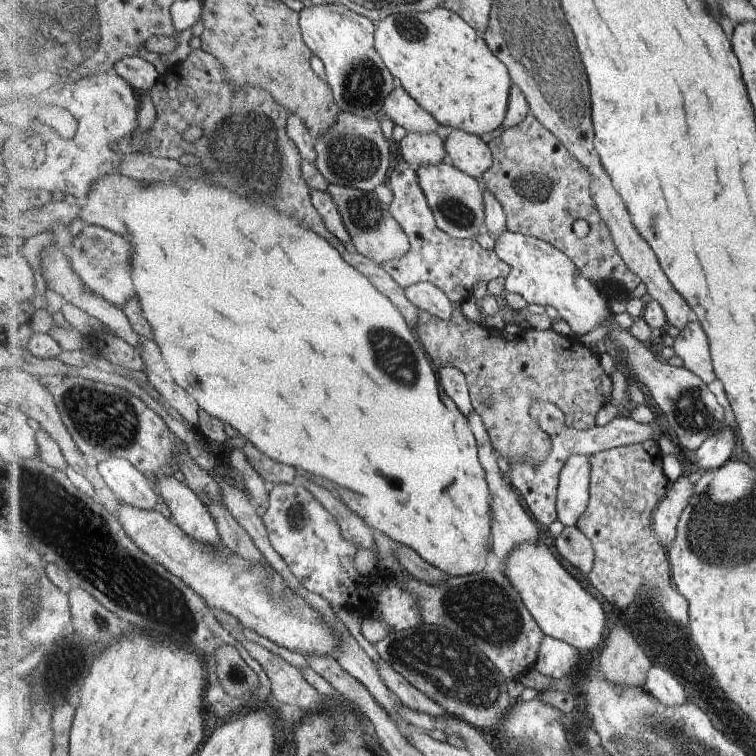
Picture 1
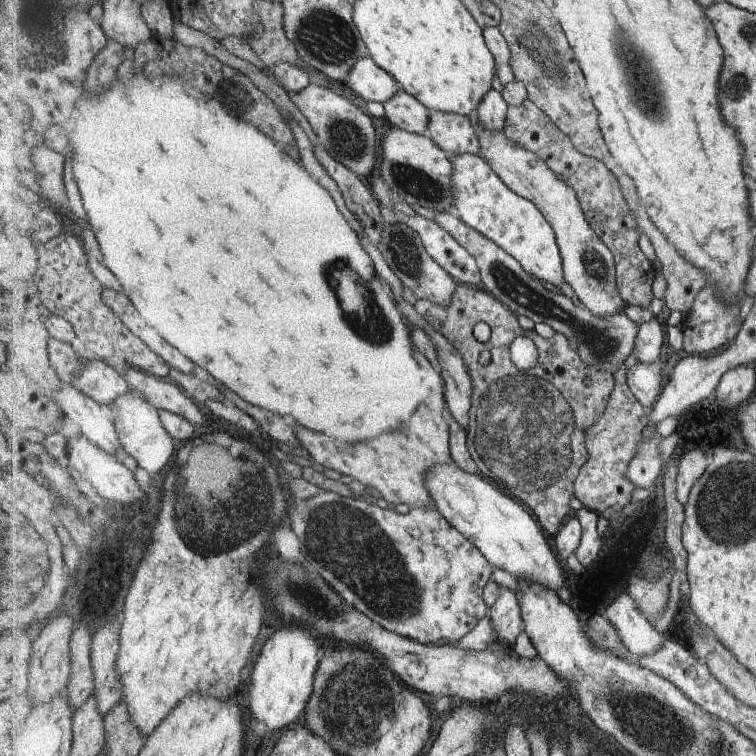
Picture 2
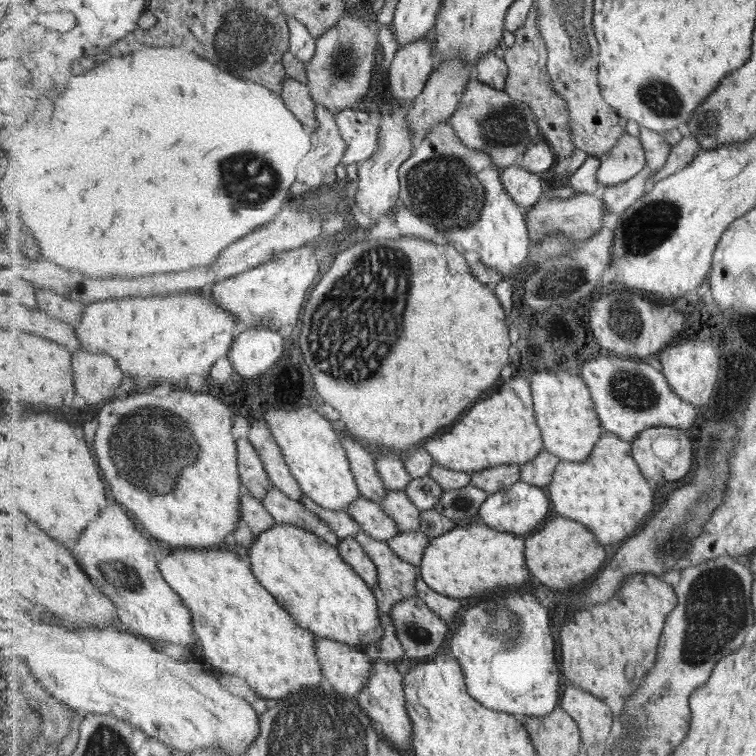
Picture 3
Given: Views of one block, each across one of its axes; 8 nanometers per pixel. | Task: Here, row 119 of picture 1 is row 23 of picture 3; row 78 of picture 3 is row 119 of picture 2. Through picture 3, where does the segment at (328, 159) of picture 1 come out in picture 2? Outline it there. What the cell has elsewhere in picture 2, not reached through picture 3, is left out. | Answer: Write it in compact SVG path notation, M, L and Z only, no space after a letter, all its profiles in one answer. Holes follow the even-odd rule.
M310 82L301 92L291 93L290 97L305 113L314 131L322 138L321 142L338 161L345 163L359 176L374 172L378 158L377 130L366 112L355 106L349 98L321 83Z

